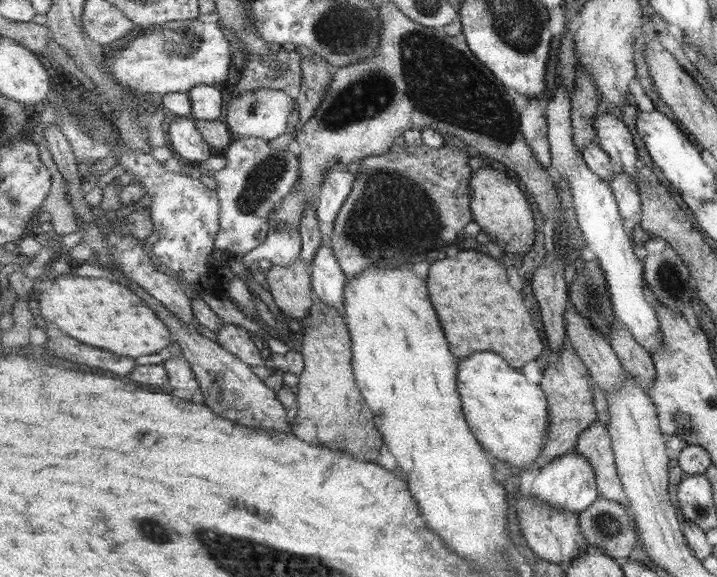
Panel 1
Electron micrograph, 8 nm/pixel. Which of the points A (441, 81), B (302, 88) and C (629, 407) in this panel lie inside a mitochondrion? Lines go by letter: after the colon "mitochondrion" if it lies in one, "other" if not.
A: mitochondrion
B: other
C: other

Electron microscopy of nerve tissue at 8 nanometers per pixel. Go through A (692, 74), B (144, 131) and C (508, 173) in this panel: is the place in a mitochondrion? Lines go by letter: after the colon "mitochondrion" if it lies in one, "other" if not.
A: other
B: other
C: other

